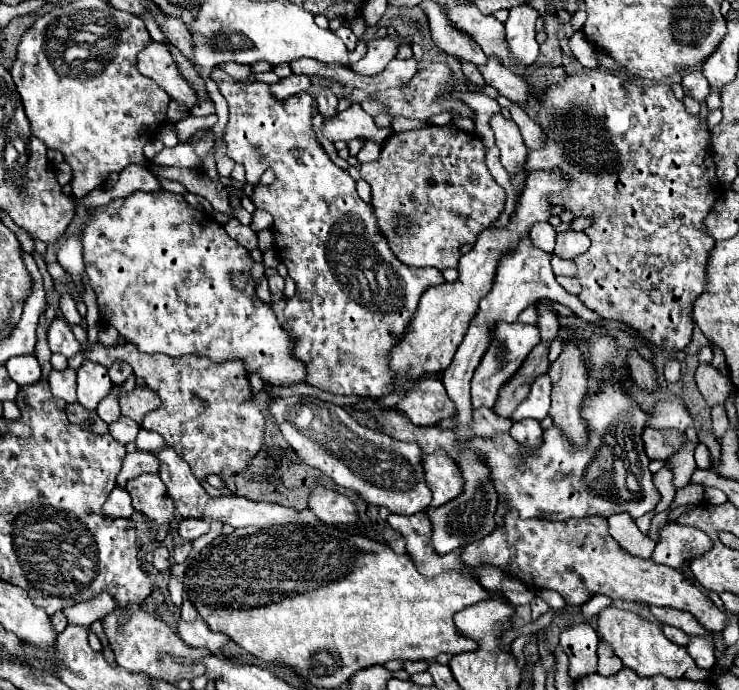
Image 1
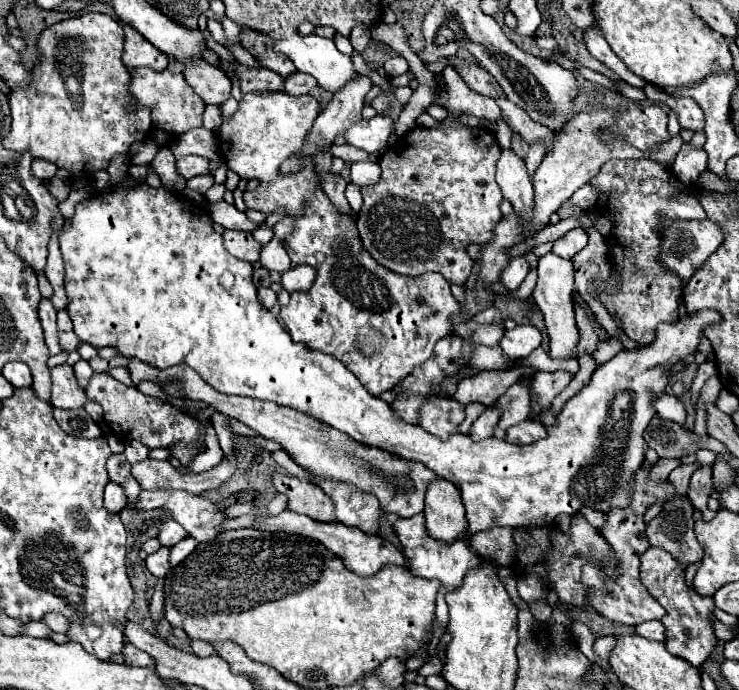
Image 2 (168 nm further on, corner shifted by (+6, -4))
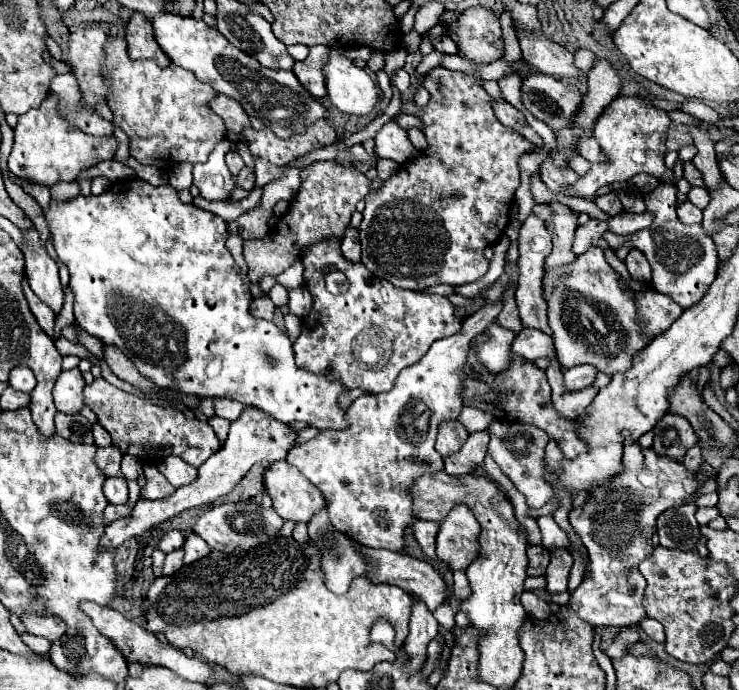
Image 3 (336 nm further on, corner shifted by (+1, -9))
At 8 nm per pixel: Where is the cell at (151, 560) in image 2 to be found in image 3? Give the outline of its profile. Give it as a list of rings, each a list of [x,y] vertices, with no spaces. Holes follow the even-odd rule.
[[[174,550],[170,554],[166,554],[166,562],[164,562],[164,574],[174,574],[176,570],[182,568],[182,558],[184,558],[184,550]]]

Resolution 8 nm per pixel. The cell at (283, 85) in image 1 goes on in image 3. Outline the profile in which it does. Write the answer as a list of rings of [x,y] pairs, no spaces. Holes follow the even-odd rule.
[[[314,46],[310,48],[310,54],[306,56],[306,60],[296,62],[292,68],[292,72],[302,82],[302,86],[316,98],[326,96],[326,82],[324,82],[322,68],[328,62],[328,56],[330,56],[330,50],[326,46]]]

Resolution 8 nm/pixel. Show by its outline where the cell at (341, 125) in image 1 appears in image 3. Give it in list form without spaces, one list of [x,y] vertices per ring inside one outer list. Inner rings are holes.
[[[396,122],[384,124],[384,128],[376,134],[374,140],[376,140],[376,156],[390,158],[396,164],[404,164],[420,156],[420,150],[414,148],[406,130],[398,128]]]

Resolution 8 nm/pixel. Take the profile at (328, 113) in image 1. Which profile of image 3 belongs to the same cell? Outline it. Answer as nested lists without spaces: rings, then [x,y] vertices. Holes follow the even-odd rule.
[[[348,226],[348,232],[340,244],[340,250],[348,262],[360,262],[360,240],[358,240],[358,232],[352,226]]]

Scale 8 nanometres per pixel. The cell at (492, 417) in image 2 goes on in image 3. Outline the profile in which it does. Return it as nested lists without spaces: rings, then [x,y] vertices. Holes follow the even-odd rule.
[[[484,430],[470,434],[470,438],[462,446],[462,450],[458,454],[452,454],[452,456],[448,456],[444,460],[446,474],[450,474],[450,476],[464,476],[464,474],[474,472],[484,462],[486,446],[488,446],[488,434]]]

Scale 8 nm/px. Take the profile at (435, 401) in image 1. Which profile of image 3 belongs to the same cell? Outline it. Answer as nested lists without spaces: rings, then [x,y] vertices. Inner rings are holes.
[[[458,420],[444,422],[438,430],[436,450],[438,450],[438,454],[442,454],[446,458],[446,456],[458,452],[466,440],[468,440],[468,432]]]

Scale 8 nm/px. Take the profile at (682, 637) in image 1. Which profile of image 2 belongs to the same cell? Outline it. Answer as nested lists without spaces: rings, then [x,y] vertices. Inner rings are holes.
[[[649,621],[649,623],[641,623],[635,627],[635,631],[639,635],[643,635],[645,639],[653,639],[653,641],[665,641],[665,627],[661,621]]]

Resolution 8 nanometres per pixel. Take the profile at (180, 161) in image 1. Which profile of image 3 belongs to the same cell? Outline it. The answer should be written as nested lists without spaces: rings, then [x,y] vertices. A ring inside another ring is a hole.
[[[222,140],[210,158],[204,164],[194,166],[194,184],[200,190],[200,196],[206,200],[228,202],[232,190],[236,188],[236,176],[230,174],[224,154],[230,150],[230,142]]]

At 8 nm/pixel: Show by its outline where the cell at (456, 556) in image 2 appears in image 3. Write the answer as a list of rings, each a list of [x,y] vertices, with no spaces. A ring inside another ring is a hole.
[[[416,520],[414,522],[414,536],[420,544],[420,548],[426,552],[428,558],[436,558],[434,554],[434,544],[436,544],[436,534],[440,530],[440,524],[438,522],[430,522],[430,520]]]

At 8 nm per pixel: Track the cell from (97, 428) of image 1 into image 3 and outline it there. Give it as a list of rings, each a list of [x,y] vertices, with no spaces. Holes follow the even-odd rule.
[[[56,412],[56,432],[70,440],[70,442],[78,442],[78,444],[94,444],[92,438],[92,424],[80,416],[80,414],[64,414],[64,412]]]

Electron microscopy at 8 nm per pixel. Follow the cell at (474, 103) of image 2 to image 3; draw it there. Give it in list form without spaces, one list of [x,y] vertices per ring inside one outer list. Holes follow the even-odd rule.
[[[444,66],[432,68],[424,78],[430,102],[418,114],[430,150],[418,160],[402,164],[392,178],[366,196],[360,224],[362,264],[374,276],[388,280],[396,288],[420,292],[436,284],[462,286],[476,282],[488,270],[484,248],[496,244],[510,222],[512,196],[520,184],[518,160],[534,146],[518,138],[518,134],[504,130],[492,110],[492,98],[480,82],[474,74],[454,72]]]

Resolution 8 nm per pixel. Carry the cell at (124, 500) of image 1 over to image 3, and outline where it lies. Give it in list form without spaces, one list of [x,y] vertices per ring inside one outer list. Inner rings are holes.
[[[106,478],[104,496],[110,504],[126,504],[128,500],[128,482],[124,478]]]

